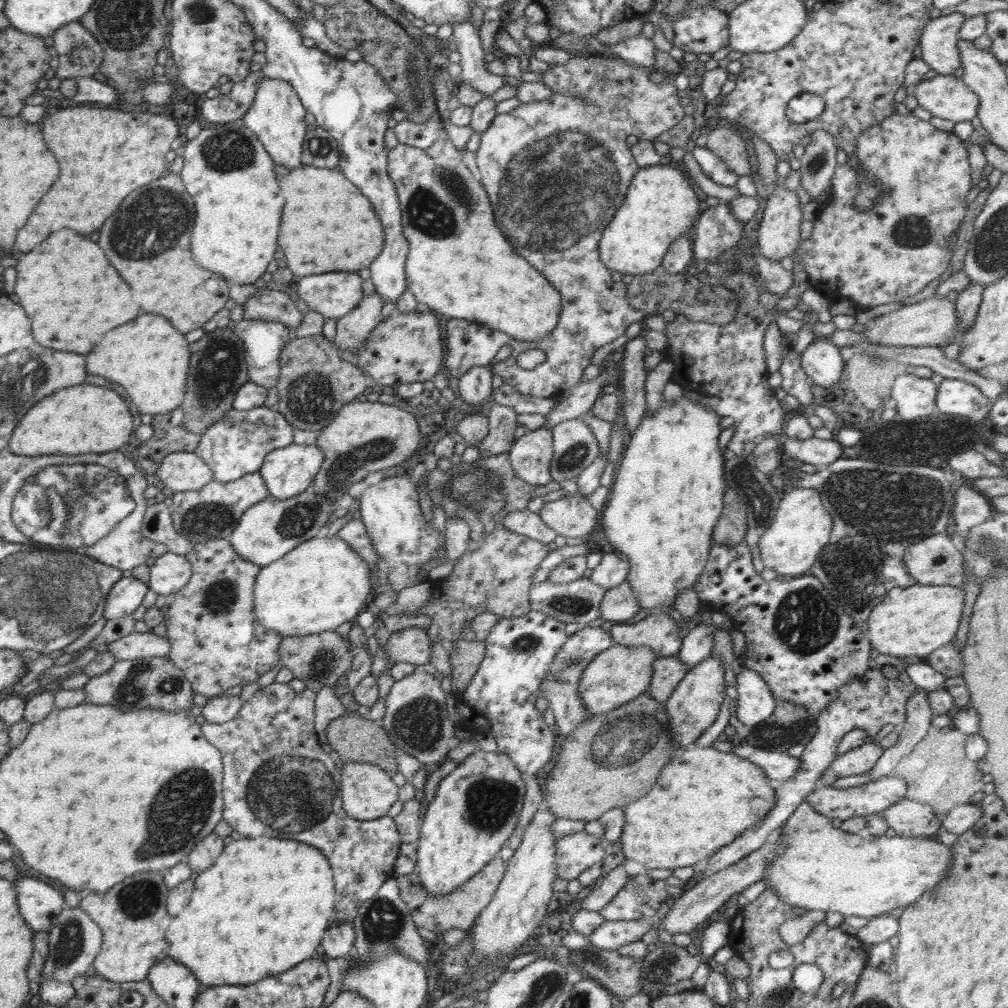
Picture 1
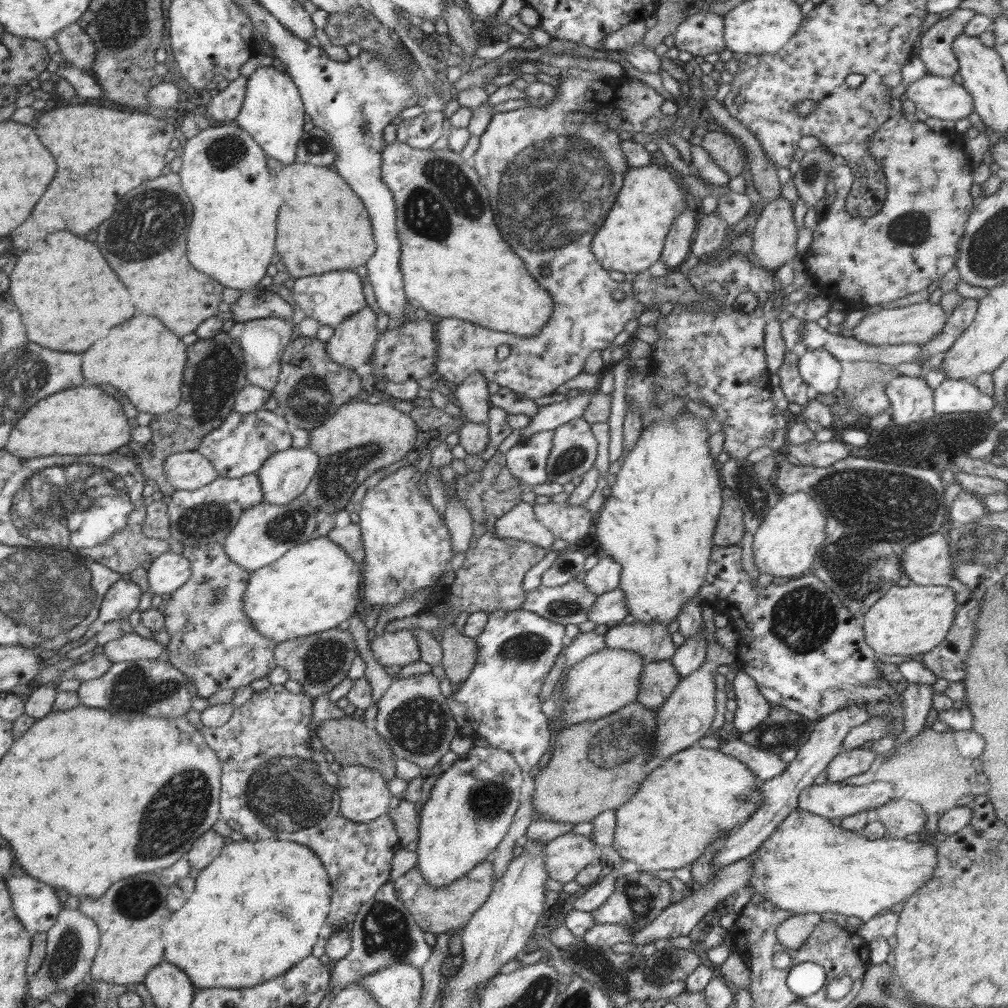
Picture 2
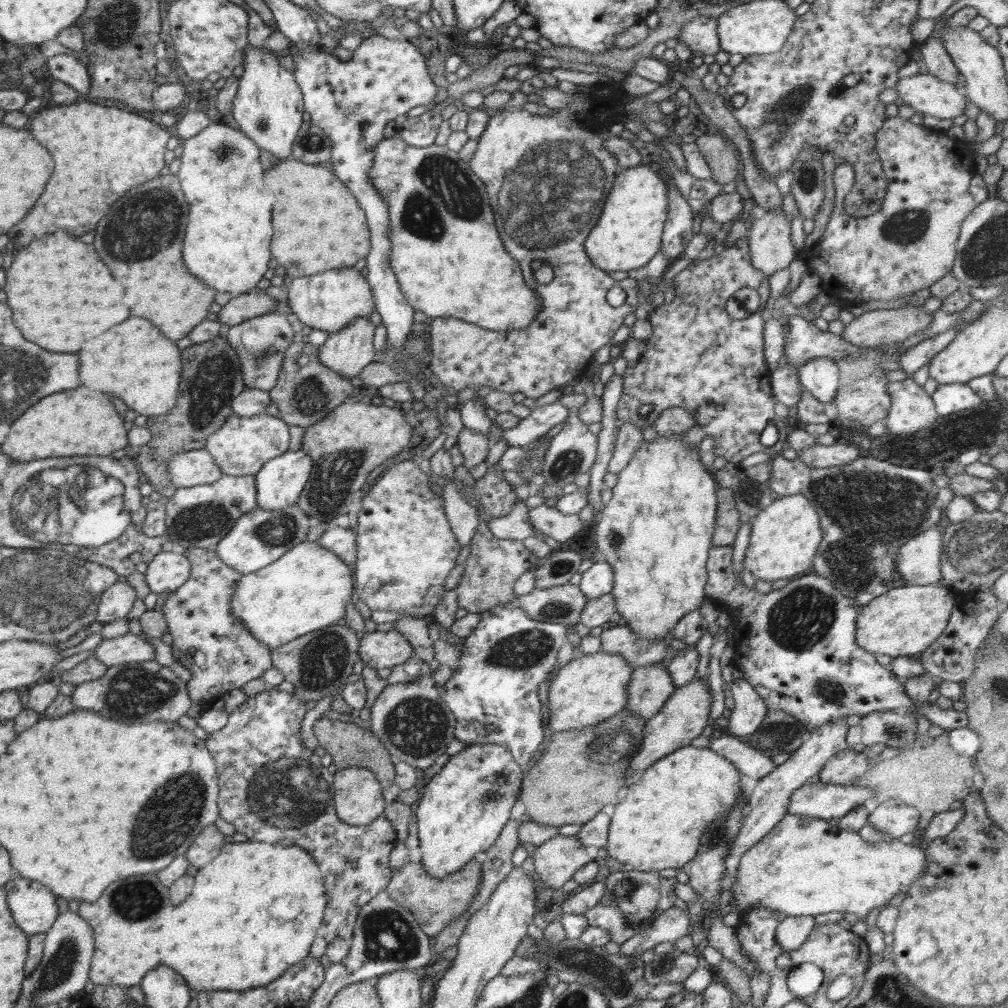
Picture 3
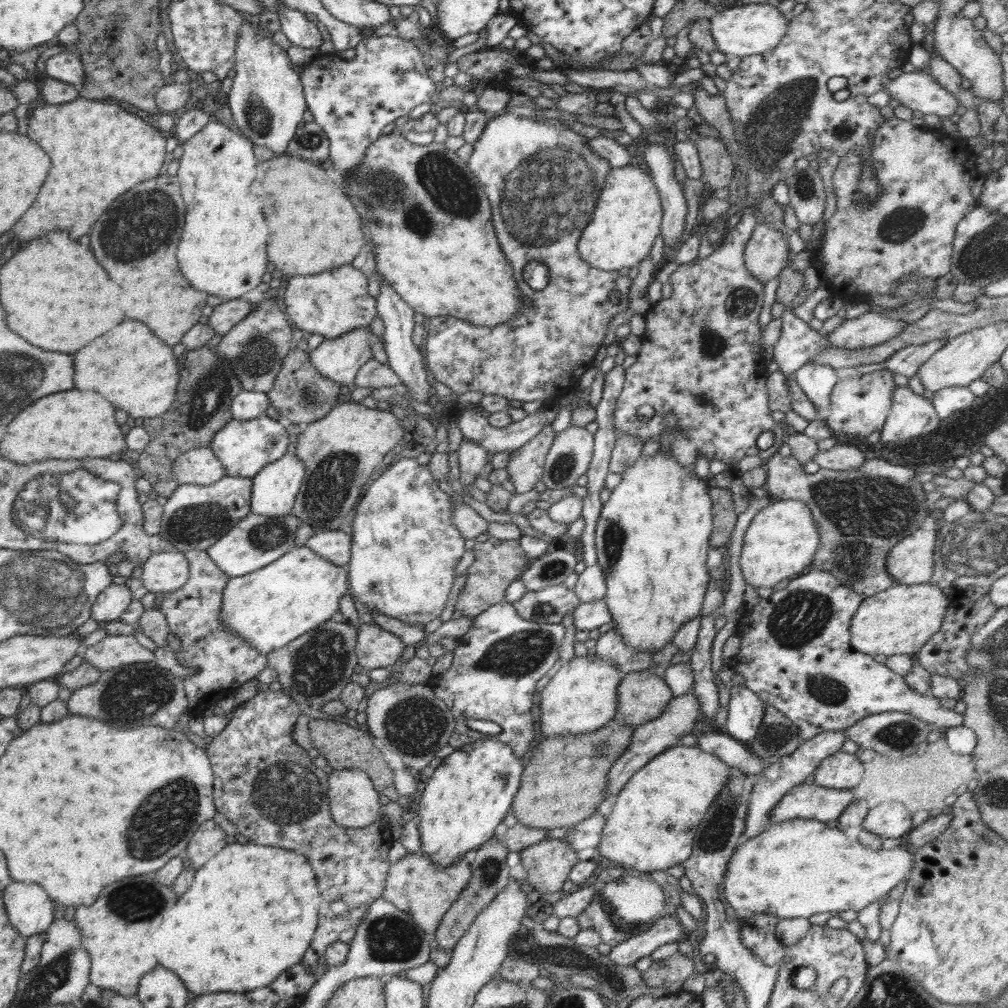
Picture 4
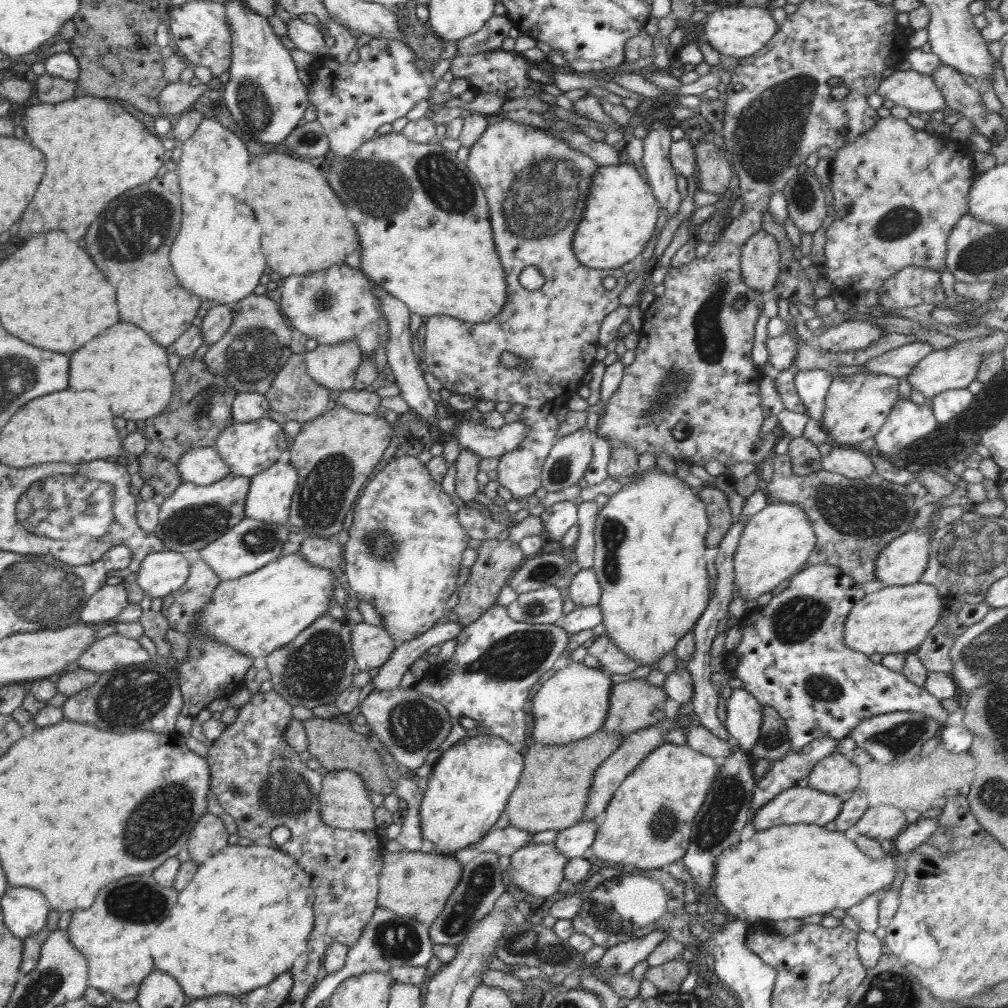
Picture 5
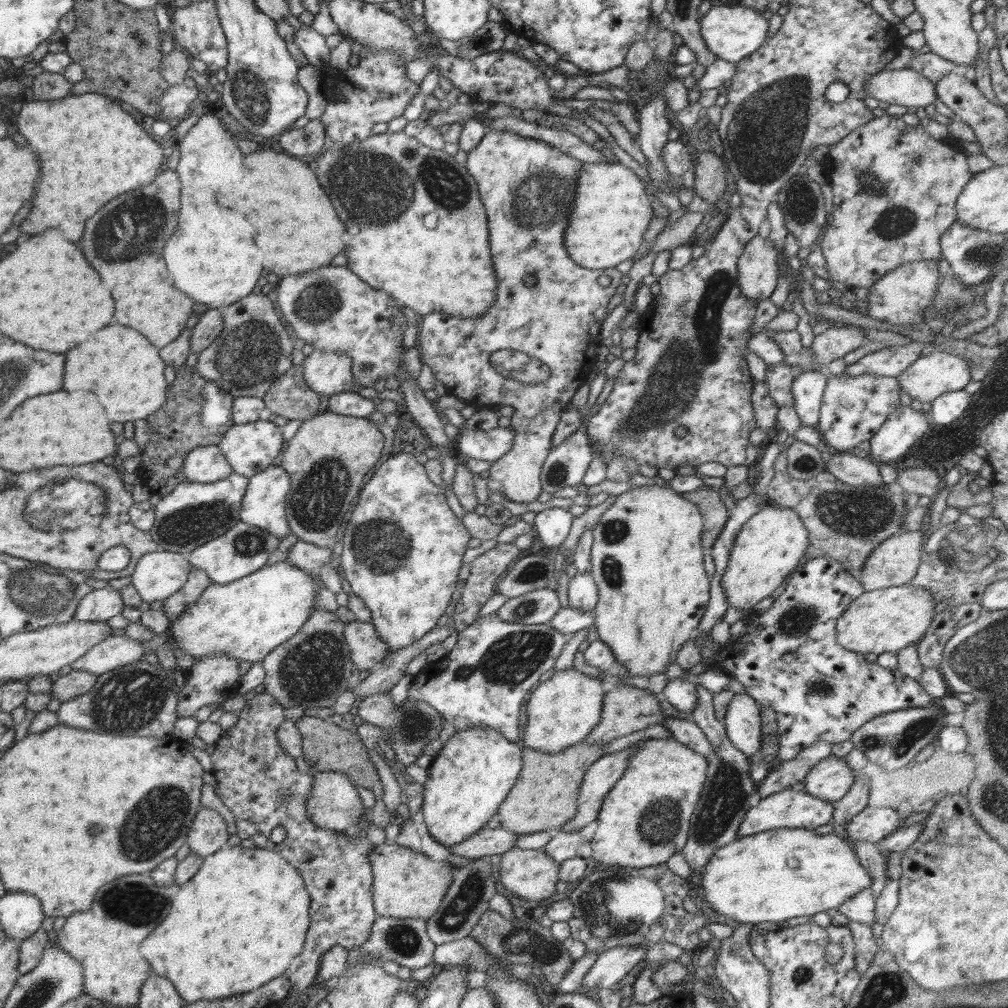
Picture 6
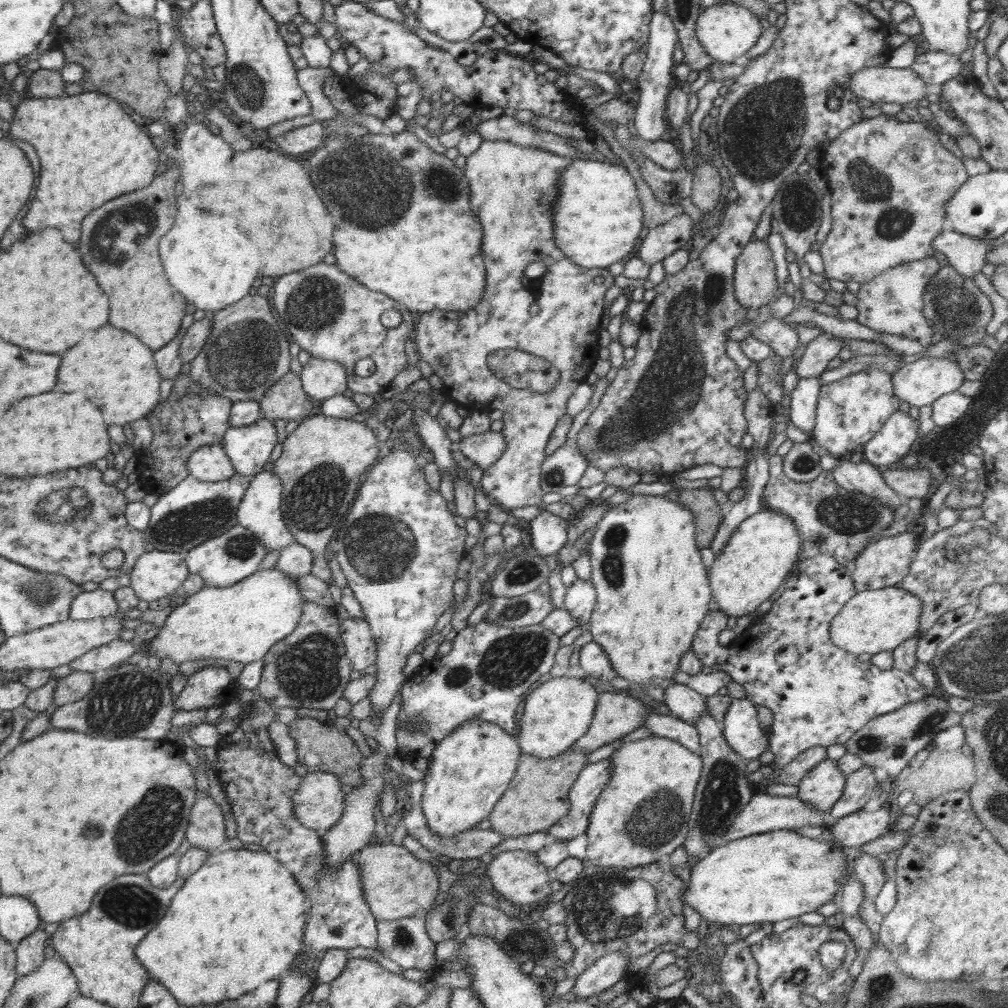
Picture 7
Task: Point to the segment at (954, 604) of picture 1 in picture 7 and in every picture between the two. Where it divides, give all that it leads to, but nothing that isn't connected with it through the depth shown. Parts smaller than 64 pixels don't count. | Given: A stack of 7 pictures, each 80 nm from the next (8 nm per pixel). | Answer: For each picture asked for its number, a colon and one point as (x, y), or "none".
2: (911, 620)
3: (905, 620)
4: (899, 620)
5: (896, 619)
6: (889, 619)
7: (872, 621)

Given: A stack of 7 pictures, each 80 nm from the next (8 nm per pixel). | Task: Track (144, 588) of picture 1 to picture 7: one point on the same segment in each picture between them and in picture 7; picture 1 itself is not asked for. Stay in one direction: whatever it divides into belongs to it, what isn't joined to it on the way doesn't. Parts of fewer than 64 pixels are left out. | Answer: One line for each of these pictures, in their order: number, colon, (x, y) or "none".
2: (121, 599)
3: (115, 602)
4: (112, 602)
5: (107, 602)
6: (101, 604)
7: (99, 603)

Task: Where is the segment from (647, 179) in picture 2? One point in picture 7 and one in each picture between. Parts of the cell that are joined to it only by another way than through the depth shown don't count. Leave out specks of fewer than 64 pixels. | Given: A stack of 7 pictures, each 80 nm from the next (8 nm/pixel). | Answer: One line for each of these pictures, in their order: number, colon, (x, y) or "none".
3: (628, 235)
4: (627, 219)
5: (621, 213)
6: (611, 212)
7: (598, 218)

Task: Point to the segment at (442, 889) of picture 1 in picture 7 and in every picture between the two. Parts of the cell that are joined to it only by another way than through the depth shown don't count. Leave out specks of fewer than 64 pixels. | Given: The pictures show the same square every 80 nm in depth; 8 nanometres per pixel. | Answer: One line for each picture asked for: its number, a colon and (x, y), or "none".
2: (471, 806)
3: (465, 807)
4: (467, 797)
5: (468, 789)
6: (472, 775)
7: (469, 770)

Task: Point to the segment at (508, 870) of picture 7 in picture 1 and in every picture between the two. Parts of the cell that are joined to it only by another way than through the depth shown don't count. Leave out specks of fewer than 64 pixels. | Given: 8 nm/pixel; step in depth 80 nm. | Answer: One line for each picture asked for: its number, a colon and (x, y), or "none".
1: (576, 852)
2: (565, 856)
3: (555, 861)
4: (547, 863)
5: (538, 869)
6: (530, 874)

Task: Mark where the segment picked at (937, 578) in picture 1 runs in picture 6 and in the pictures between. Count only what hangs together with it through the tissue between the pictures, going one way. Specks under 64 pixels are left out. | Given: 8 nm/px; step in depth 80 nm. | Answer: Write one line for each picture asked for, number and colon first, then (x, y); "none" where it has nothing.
2: (928, 562)
3: (918, 562)
4: (910, 562)
5: (903, 561)
6: (894, 562)

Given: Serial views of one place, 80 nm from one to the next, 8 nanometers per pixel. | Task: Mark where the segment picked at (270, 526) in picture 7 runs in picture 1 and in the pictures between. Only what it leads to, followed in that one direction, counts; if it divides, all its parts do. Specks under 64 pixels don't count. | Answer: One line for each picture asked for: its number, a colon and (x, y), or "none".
1: (288, 471)
2: (284, 476)
3: (279, 482)
4: (274, 489)
5: (270, 492)
6: (264, 503)

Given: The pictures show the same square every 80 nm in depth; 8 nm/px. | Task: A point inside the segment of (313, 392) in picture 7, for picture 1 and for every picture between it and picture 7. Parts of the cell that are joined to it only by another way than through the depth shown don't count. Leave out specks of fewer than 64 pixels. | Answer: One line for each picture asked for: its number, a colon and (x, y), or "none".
1: (353, 329)
2: (351, 345)
3: (346, 352)
4: (340, 359)
5: (334, 367)
6: (329, 373)

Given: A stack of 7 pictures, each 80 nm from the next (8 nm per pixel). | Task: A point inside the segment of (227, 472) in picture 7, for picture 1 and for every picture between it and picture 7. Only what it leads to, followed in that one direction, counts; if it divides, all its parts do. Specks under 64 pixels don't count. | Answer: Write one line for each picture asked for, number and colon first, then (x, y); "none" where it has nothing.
1: (180, 471)
2: (189, 470)
3: (194, 467)
4: (200, 466)
5: (202, 466)
6: (205, 464)

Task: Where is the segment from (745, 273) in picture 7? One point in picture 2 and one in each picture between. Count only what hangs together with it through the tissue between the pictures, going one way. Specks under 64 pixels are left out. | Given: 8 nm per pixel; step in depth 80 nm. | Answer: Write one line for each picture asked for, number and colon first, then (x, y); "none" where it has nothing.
2: (775, 236)
3: (771, 249)
4: (767, 252)
5: (760, 259)
6: (758, 274)

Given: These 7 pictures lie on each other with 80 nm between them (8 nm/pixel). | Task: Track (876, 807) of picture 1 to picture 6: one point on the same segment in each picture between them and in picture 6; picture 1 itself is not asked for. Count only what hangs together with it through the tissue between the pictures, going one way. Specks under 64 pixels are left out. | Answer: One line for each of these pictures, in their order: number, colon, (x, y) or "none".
2: (828, 800)
3: (818, 800)
4: (805, 801)
5: (796, 805)
6: (788, 809)

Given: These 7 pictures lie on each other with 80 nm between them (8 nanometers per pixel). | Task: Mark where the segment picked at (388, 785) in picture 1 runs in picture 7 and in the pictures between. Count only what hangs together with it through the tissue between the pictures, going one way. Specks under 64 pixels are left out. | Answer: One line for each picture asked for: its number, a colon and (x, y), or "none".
2: (363, 792)
3: (357, 793)
4: (354, 803)
5: (345, 804)
6: (334, 804)
7: (319, 803)

